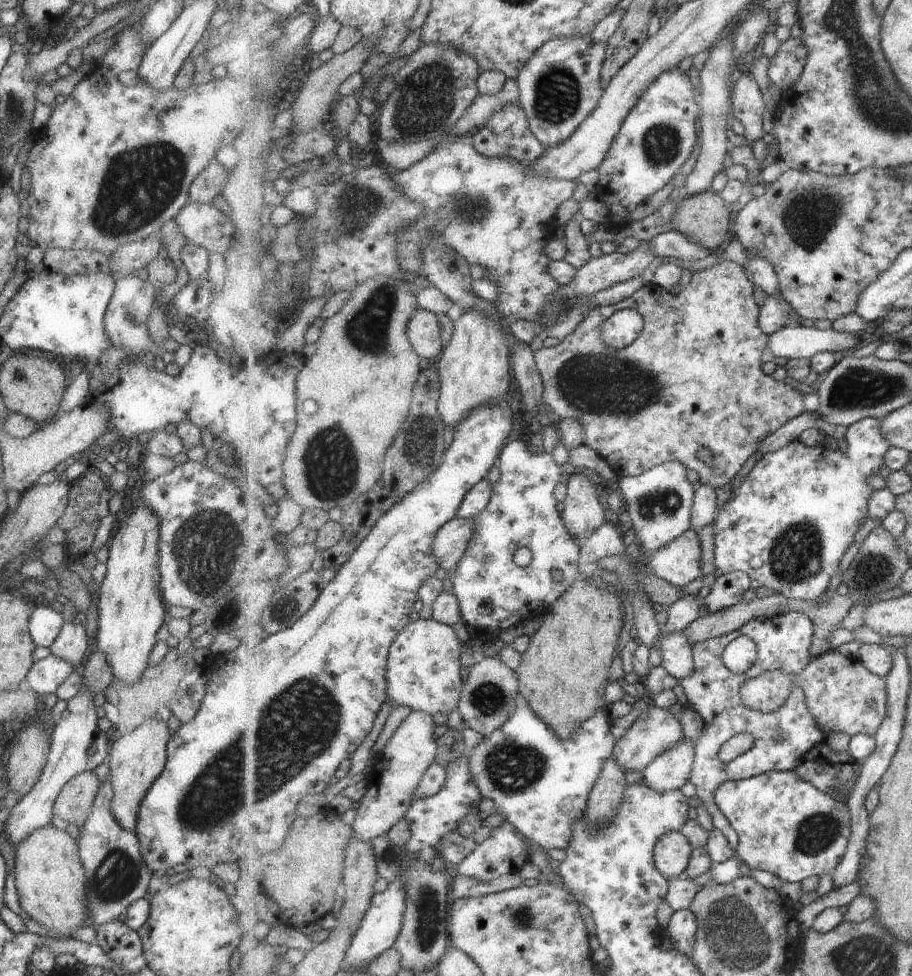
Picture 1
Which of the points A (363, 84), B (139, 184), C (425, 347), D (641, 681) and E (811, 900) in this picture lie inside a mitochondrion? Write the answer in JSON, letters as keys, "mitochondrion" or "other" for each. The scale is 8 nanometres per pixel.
{"A":"other","B":"mitochondrion","C":"other","D":"other","E":"other"}

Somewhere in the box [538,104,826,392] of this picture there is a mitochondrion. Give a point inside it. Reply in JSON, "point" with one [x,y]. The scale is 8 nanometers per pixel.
{"point":[661,144]}

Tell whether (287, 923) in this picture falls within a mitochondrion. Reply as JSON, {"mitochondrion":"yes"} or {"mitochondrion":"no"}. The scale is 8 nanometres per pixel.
{"mitochondrion":"no"}

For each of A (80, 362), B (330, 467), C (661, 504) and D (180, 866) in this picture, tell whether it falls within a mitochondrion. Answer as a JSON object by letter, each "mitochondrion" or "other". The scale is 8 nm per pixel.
{"A":"other","B":"mitochondrion","C":"mitochondrion","D":"other"}

